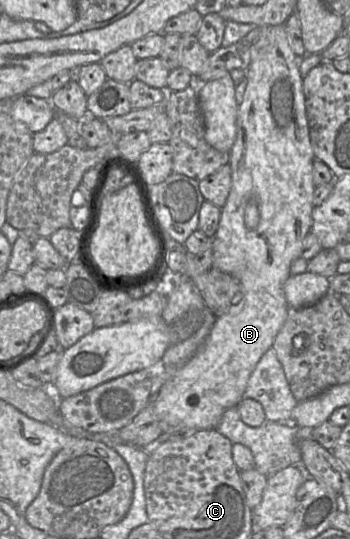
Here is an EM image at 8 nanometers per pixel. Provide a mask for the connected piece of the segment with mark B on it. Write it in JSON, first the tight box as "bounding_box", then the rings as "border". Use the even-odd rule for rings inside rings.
{"bounding_box":[152,25,315,438],"border":[[[283,25],[262,26],[259,38],[255,44],[251,45],[250,64],[246,70],[246,89],[243,101],[238,105],[236,119],[236,138],[229,151],[229,165],[231,167],[231,188],[225,205],[221,208],[221,217],[218,229],[212,237],[213,262],[212,268],[230,275],[239,281],[243,289],[243,299],[234,307],[231,307],[223,315],[216,317],[209,335],[201,345],[197,353],[184,365],[169,370],[169,377],[161,384],[152,398],[153,408],[156,416],[162,422],[163,438],[175,437],[179,434],[186,434],[201,429],[216,428],[223,413],[230,407],[237,406],[244,398],[248,379],[255,369],[263,354],[272,348],[276,335],[282,328],[287,318],[289,304],[285,298],[283,286],[285,281],[291,276],[290,268],[293,261],[301,256],[303,241],[312,228],[312,211],[314,208],[313,194],[315,184],[313,182],[313,161],[315,159],[309,137],[308,121],[305,109],[305,98],[303,94],[303,77],[299,71],[299,65],[303,57],[297,56],[291,49],[286,31]],[[255,199],[258,205],[259,222],[255,229],[245,226],[245,209],[248,202]]]}

